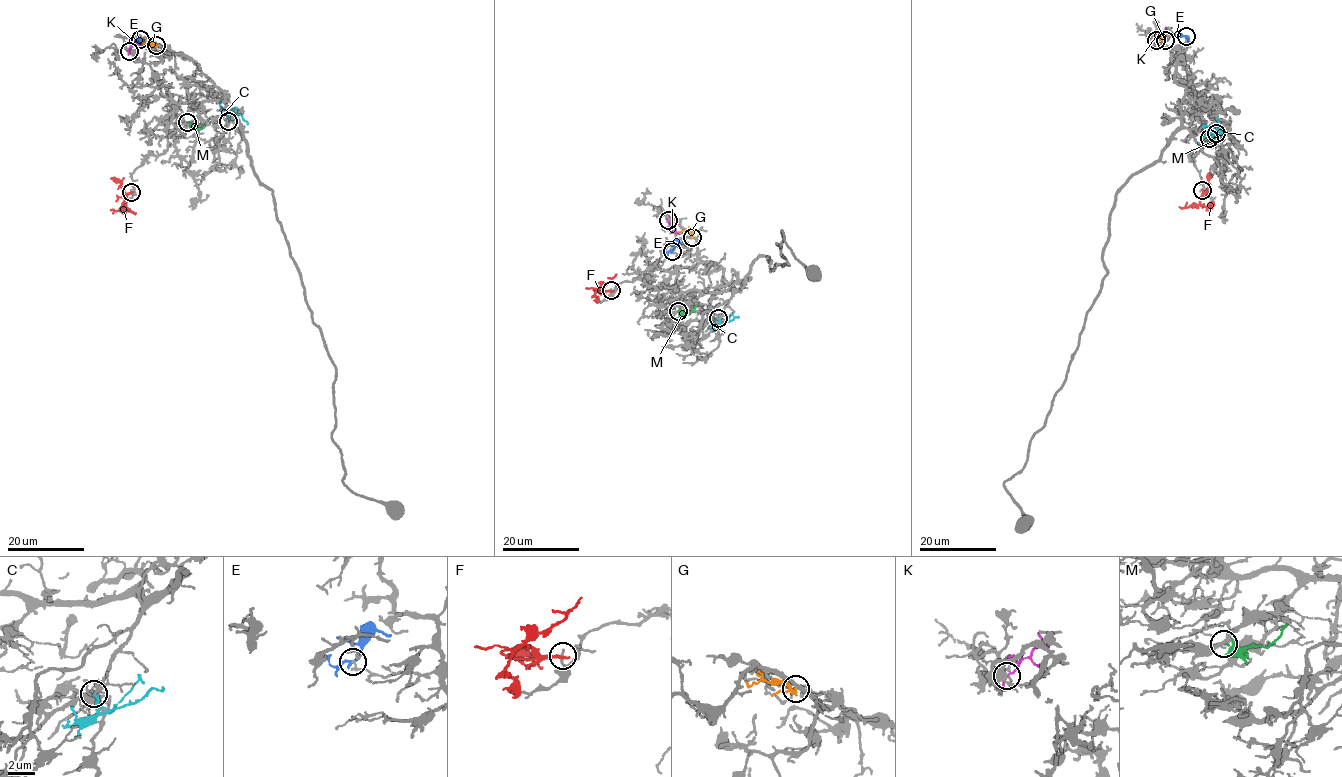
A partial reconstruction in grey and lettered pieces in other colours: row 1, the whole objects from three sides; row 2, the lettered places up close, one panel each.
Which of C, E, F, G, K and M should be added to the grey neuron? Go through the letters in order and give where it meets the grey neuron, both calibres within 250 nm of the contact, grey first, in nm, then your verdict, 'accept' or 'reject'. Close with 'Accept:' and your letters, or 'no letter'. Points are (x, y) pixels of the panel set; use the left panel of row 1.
C: contact (228, 121); calibres 100 and 180 nm; reject
E: contact (140, 39); calibres 150 and 200 nm; reject
F: contact (131, 192); calibres 220 and 280 nm; reject
G: contact (156, 45); calibres 320 and 200 nm; reject
K: contact (129, 51); calibres 320 and 170 nm; reject
M: contact (187, 122); calibres 130 and 200 nm; reject
Accept: no letter

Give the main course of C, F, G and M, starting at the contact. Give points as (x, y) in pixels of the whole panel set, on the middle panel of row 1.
C: (718, 318), (720, 323), (726, 323), (738, 316)
F: (610, 291), (598, 288), (616, 274)
G: (692, 237), (689, 231), (679, 232)
M: (678, 311), (690, 312), (696, 305)

